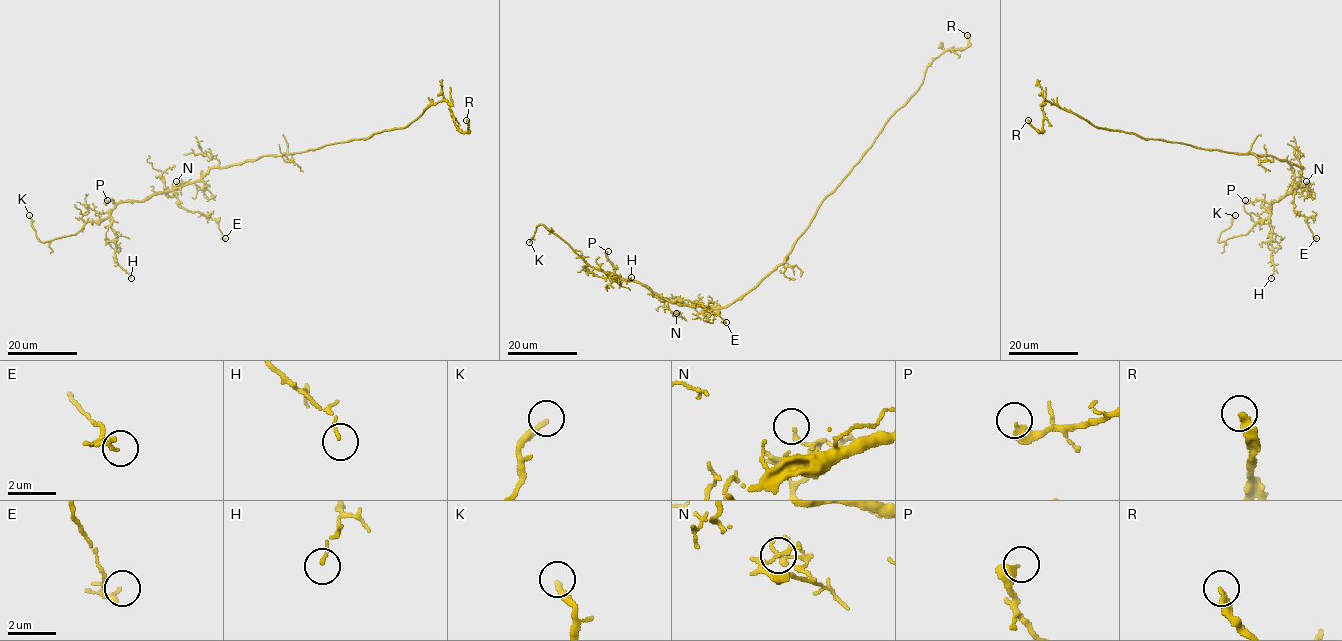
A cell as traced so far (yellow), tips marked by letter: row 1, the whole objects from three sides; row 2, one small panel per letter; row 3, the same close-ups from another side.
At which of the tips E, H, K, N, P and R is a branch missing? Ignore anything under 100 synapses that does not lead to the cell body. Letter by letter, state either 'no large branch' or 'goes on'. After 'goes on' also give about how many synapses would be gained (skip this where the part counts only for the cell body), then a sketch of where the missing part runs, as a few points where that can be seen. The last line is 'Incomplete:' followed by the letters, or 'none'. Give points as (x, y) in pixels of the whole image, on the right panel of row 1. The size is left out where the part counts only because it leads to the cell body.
E: no large branch
H: no large branch
K: goes on | (1235, 215), (1247, 193)
N: no large branch
P: no large branch
R: no large branch
Incomplete: K

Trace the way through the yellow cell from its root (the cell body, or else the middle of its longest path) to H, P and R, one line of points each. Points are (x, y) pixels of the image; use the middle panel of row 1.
H: (782, 263), (753, 288), (721, 308), (675, 303), (639, 282), (610, 276), (619, 280), (631, 277)
P: (782, 263), (732, 302), (721, 308), (703, 308), (667, 301), (639, 282), (619, 279), (607, 257), (608, 251)
R: (782, 263), (820, 203), (859, 161), (886, 122), (918, 89), (927, 67), (948, 49), (965, 49), (967, 35)

